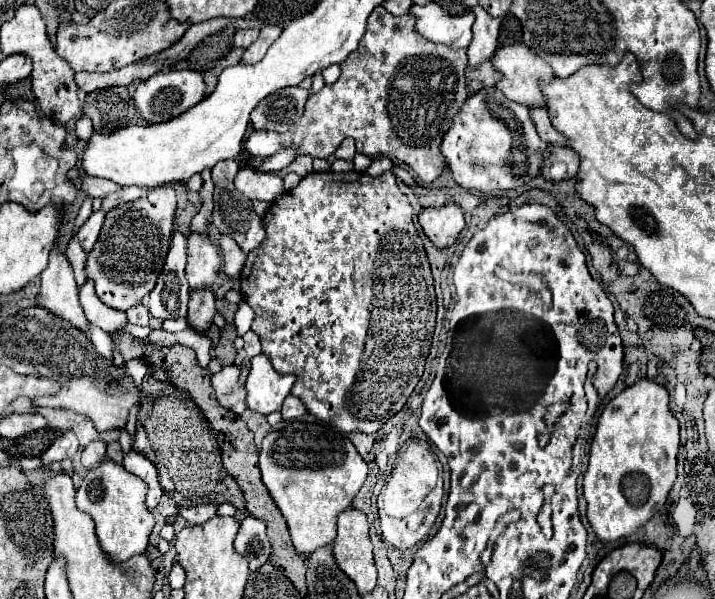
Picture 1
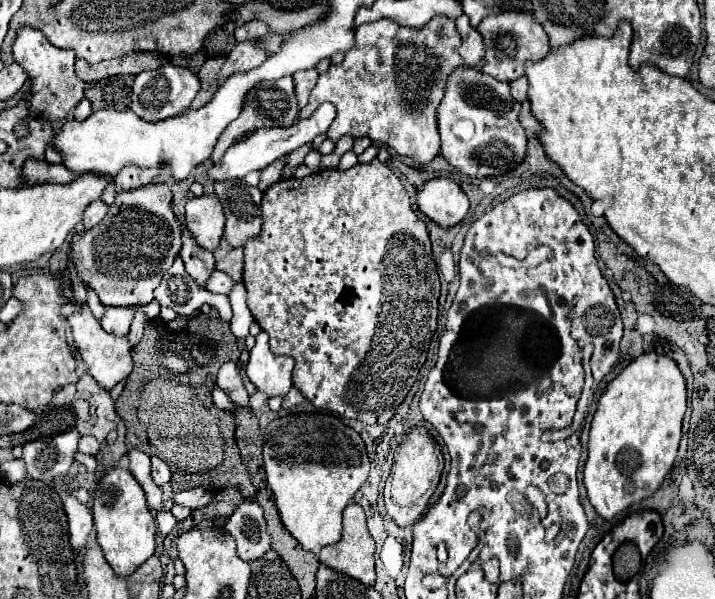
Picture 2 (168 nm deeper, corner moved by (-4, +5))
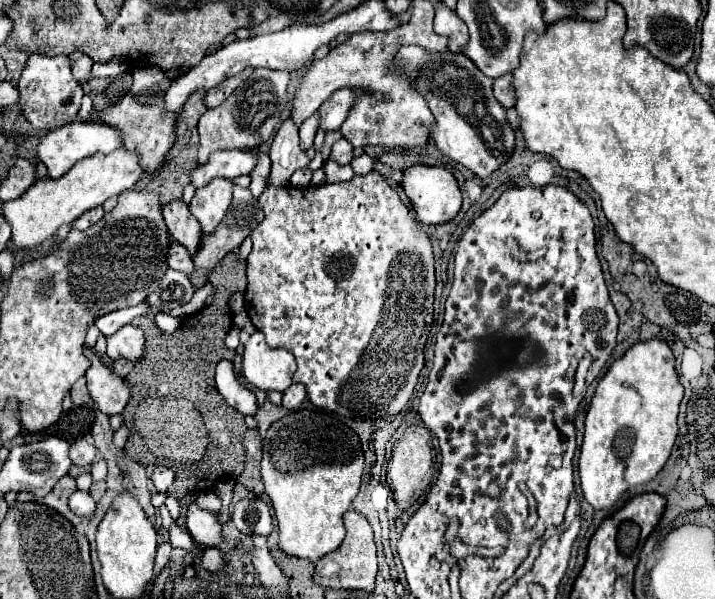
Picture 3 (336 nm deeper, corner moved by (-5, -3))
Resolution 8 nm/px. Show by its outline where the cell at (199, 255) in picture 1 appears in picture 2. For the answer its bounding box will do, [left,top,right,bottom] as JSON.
[185,193,225,253]

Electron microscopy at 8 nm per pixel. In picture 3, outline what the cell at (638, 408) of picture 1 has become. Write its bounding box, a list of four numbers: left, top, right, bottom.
[578,339,684,509]

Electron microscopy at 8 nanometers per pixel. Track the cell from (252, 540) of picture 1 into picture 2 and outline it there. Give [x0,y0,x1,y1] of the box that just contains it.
[225,499,271,561]

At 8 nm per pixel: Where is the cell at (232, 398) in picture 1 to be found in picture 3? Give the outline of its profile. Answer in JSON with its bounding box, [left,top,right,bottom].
[216,361,256,415]

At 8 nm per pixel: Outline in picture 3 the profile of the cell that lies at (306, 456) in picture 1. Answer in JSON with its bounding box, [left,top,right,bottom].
[262,409,364,561]

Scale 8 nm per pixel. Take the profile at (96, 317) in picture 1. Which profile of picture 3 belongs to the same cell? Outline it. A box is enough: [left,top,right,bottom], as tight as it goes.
[108,325,144,361]

